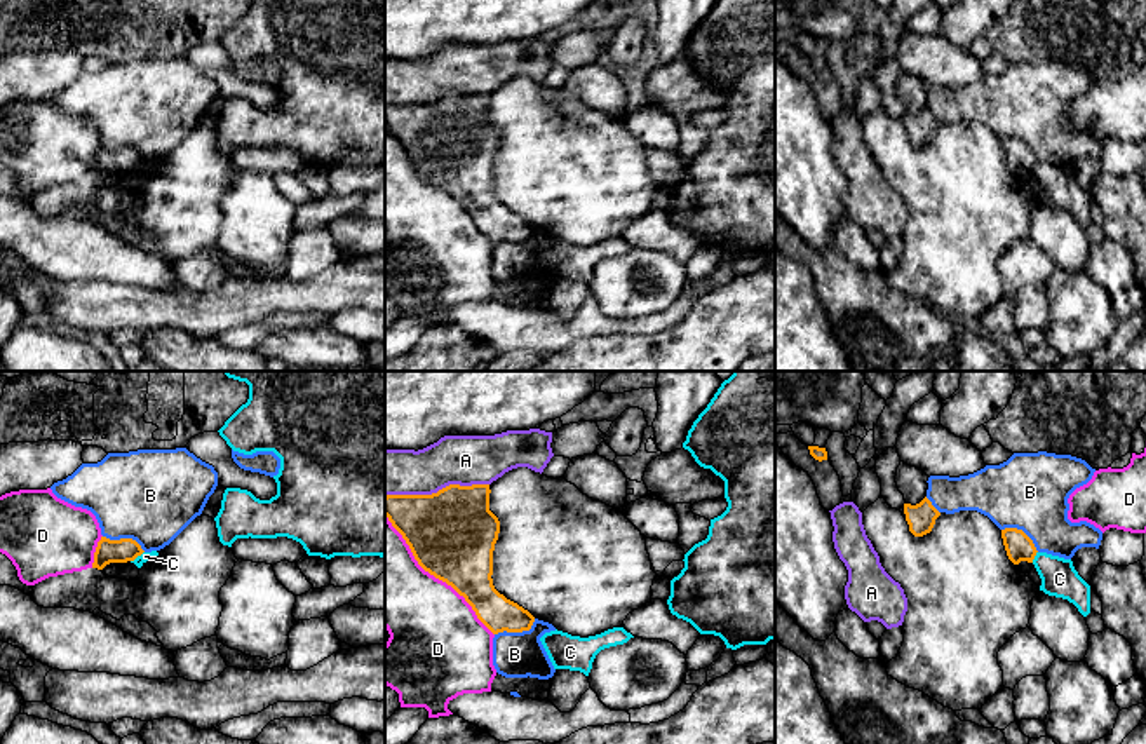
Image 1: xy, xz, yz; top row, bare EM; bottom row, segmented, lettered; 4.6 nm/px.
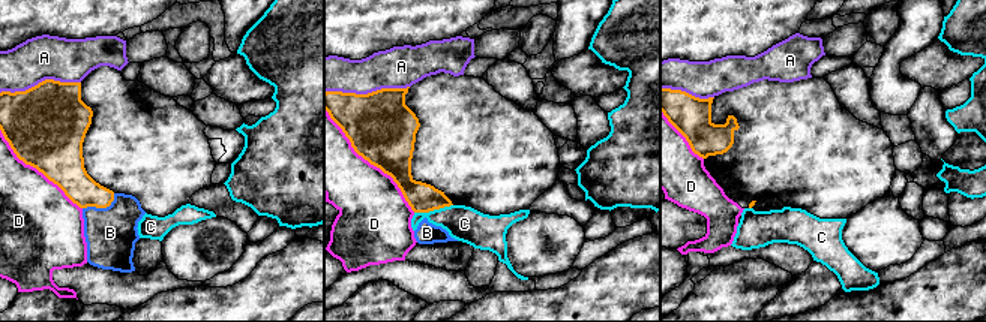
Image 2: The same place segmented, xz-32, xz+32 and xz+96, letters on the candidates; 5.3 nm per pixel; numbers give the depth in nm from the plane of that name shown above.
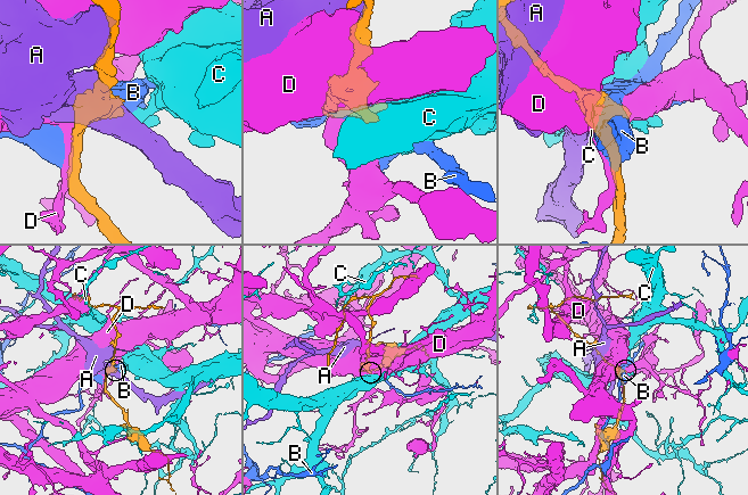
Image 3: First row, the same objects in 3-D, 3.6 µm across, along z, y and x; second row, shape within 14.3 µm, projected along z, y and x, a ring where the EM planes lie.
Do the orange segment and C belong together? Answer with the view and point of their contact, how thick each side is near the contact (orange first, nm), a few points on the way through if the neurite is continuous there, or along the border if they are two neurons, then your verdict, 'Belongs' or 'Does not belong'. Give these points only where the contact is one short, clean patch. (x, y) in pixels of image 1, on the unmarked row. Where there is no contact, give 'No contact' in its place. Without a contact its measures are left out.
Touches orange at xy (136, 166). Thickness 110 nm (orange) against 50 nm. Boundary: xy (143, 161), (131, 171). Does not belong

